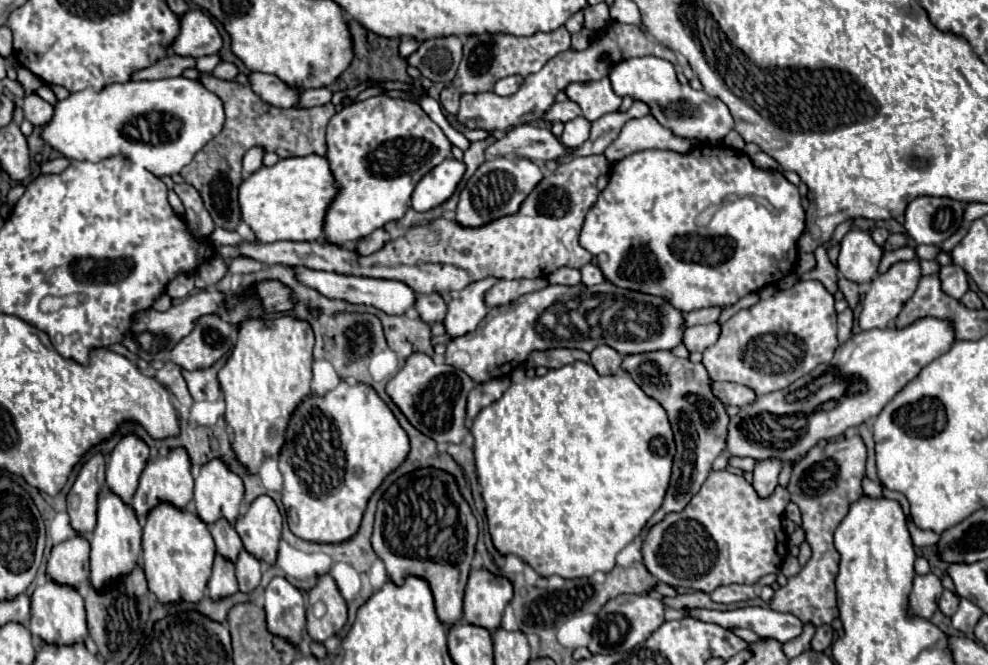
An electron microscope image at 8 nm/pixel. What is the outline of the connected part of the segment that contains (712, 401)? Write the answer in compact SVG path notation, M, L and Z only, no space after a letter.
M653 351L639 355L625 355L621 367L631 373L635 383L653 399L657 399L669 415L673 425L677 453L673 461L673 475L659 511L647 521L647 527L659 523L667 513L683 511L691 497L701 489L707 475L711 473L713 461L727 447L727 427L729 415L725 405L713 395L711 379L703 363L691 363L689 359L679 359L671 351Z

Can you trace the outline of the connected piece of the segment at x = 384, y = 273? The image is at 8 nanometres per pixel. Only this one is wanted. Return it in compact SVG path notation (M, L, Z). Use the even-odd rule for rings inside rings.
M605 155L573 157L567 163L557 165L557 169L543 177L541 183L527 195L523 207L515 215L505 215L487 223L487 227L459 227L459 223L437 217L425 225L411 227L399 239L385 243L375 255L359 255L355 249L341 247L321 241L277 241L259 243L254 232L243 221L237 231L247 242L229 247L213 247L213 255L229 261L233 257L251 257L265 265L283 263L289 267L307 267L317 271L333 271L339 275L375 277L375 279L397 279L407 283L415 293L445 293L461 291L473 281L485 277L495 279L533 279L547 277L559 267L581 269L591 261L591 253L579 245L579 233L587 211L595 205L599 197L597 179L609 173L611 163Z

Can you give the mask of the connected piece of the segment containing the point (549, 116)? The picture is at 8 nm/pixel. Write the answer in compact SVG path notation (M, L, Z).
M565 101L565 103L553 103L545 111L545 115L541 117L541 121L545 121L545 123L557 123L557 121L565 123L565 121L571 121L571 119L575 119L579 115L581 115L579 105L573 103L573 101Z

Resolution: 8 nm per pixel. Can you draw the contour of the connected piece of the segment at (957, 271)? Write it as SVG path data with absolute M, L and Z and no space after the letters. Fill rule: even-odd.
M959 265L941 267L941 287L947 295L959 299L969 289L969 275Z

